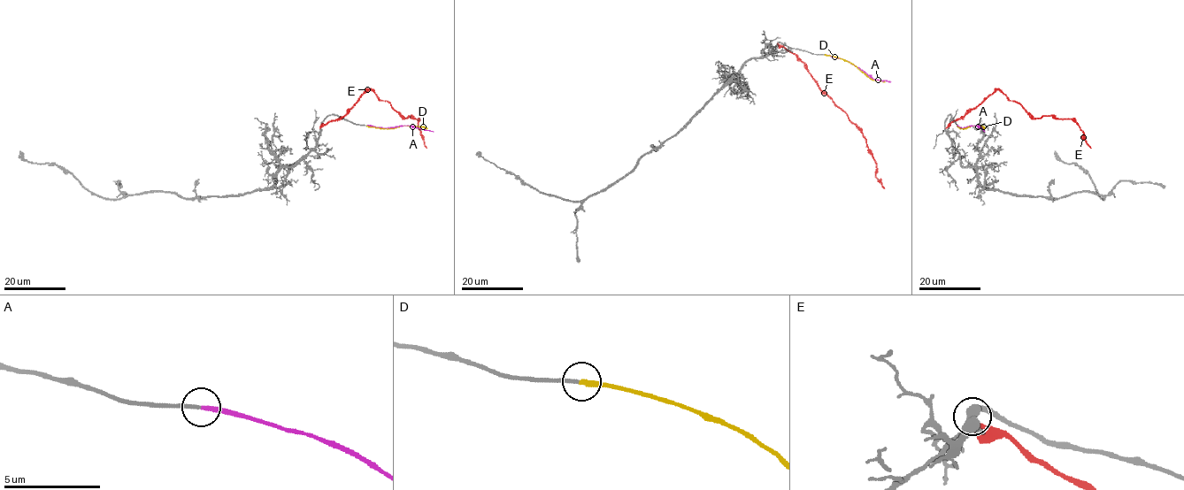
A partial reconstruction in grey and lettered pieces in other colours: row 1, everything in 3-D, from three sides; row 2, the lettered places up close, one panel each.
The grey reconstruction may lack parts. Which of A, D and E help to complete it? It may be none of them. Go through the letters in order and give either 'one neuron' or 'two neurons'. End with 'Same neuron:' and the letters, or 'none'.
A: two neurons
D: one neuron
E: two neurons
Same neuron: D

